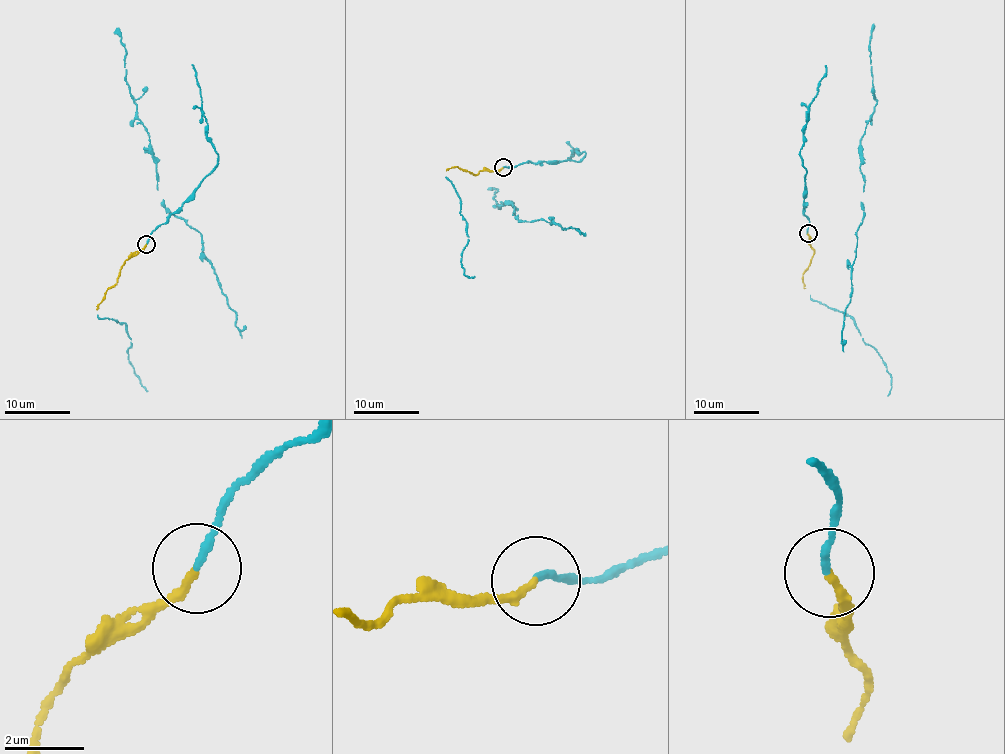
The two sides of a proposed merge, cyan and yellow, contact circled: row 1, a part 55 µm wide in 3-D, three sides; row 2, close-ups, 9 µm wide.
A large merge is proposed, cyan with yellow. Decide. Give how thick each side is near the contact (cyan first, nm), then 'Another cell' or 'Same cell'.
Thickness 190 nm (cyan) against 170 nm. Same cell

